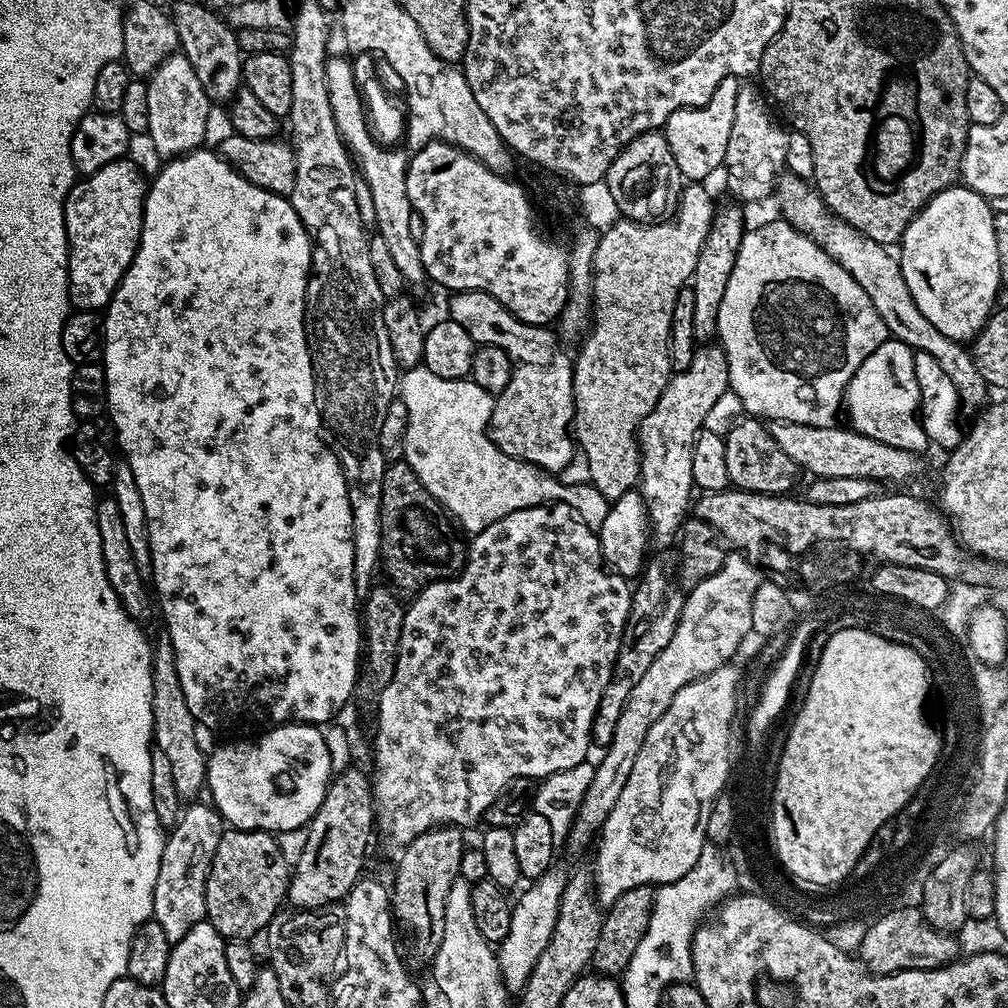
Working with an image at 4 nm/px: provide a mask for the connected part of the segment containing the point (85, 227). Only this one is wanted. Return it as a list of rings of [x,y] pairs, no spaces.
[[[132,158],[123,160],[115,160],[106,166],[102,166],[102,170],[98,170],[94,174],[77,179],[72,189],[68,191],[68,197],[64,203],[64,221],[66,222],[66,234],[68,235],[68,299],[71,307],[76,310],[104,310],[112,301],[112,296],[116,292],[116,288],[120,284],[120,279],[126,274],[126,270],[130,266],[130,262],[136,253],[136,247],[140,244],[140,231],[144,225],[144,194],[146,191],[146,176],[140,173],[138,165],[132,161]]]

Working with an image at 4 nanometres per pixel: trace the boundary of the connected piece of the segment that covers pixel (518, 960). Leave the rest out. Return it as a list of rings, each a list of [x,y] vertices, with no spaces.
[[[553,866],[549,868],[546,874],[542,874],[536,880],[531,881],[527,885],[528,889],[517,900],[514,900],[512,917],[510,918],[510,930],[506,930],[506,938],[500,941],[495,949],[496,961],[500,967],[500,976],[504,980],[509,993],[519,994],[524,989],[530,974],[534,970],[534,966],[538,962],[538,958],[542,958],[542,950],[546,950],[546,946],[550,942],[550,934],[554,934],[554,922],[558,922],[562,890],[566,886],[568,878],[569,873],[567,871],[563,872],[559,866]]]

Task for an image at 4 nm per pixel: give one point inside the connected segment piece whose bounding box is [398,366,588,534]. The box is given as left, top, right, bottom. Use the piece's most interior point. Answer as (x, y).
(447, 444)

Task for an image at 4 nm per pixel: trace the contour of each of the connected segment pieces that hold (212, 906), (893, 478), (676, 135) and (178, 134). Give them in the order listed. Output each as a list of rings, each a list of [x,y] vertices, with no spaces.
[[[241,828],[225,830],[218,842],[218,850],[214,850],[210,874],[206,878],[207,923],[212,924],[222,937],[251,941],[252,936],[258,935],[259,932],[261,935],[277,912],[281,911],[288,895],[289,879],[290,861],[282,854],[273,833],[247,832]]]
[[[776,422],[771,425],[772,437],[782,451],[790,457],[797,469],[813,472],[813,477],[830,478],[870,478],[892,484],[903,480],[912,480],[920,472],[921,457],[915,452],[895,448],[893,444],[883,444],[860,432],[853,432],[851,427],[806,426],[805,424],[785,424]]]
[[[717,92],[701,108],[679,108],[663,126],[664,137],[670,146],[670,154],[674,154],[674,162],[678,162],[678,170],[685,181],[704,182],[711,172],[725,167],[726,146],[730,141],[731,123],[734,116],[728,116],[728,108],[732,108],[732,92]]]
[[[175,52],[167,57],[146,83],[149,103],[146,136],[150,138],[155,152],[162,160],[169,160],[201,147],[205,143],[212,101],[184,54]]]

